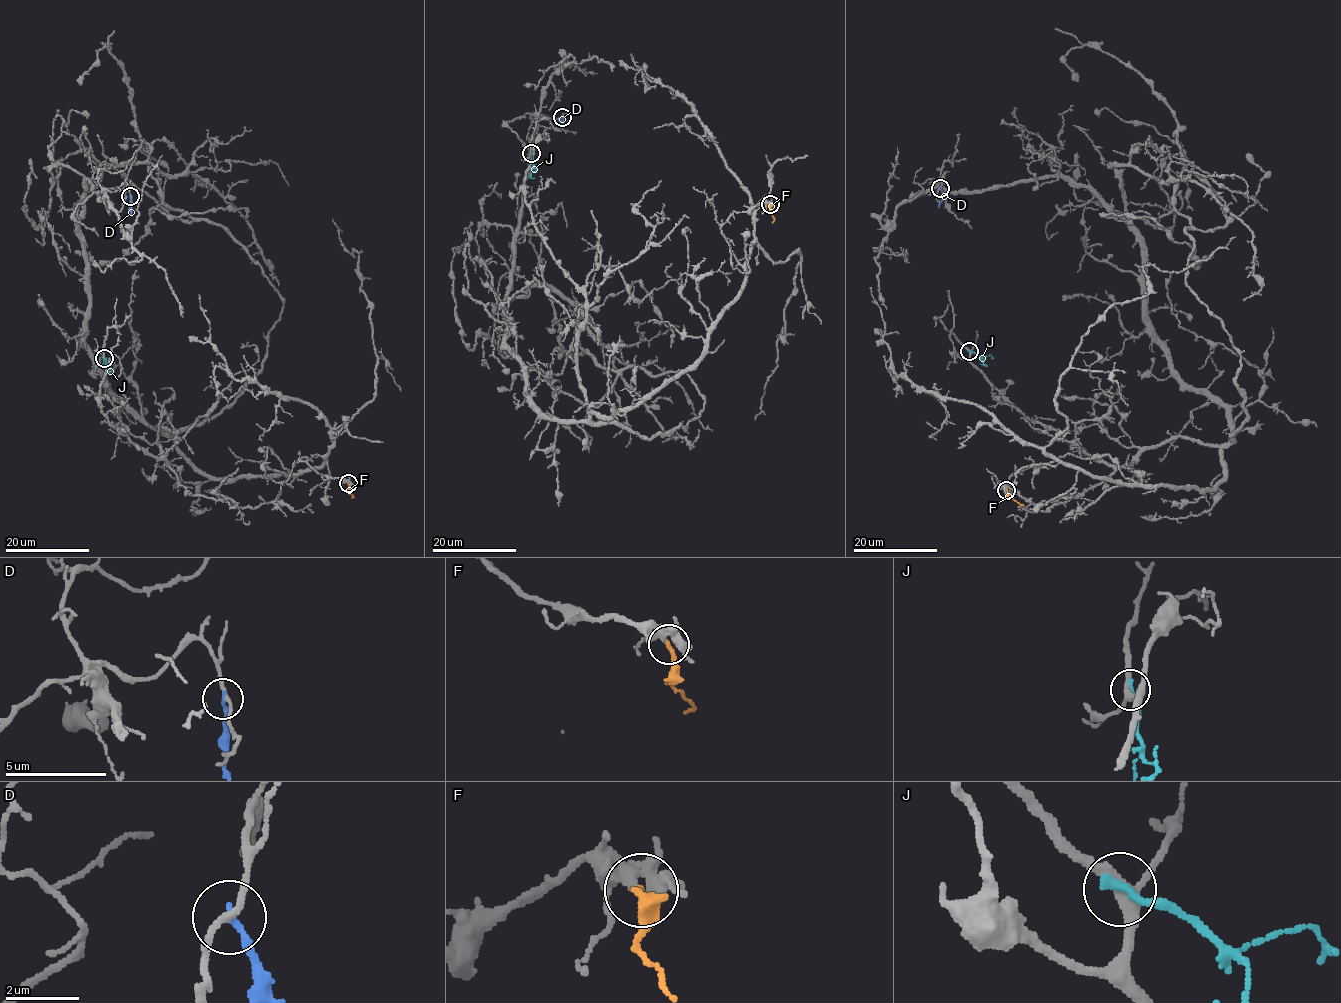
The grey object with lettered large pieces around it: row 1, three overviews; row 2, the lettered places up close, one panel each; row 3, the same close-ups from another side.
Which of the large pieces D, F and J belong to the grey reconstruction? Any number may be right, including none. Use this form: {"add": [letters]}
{"add": ["F"]}

